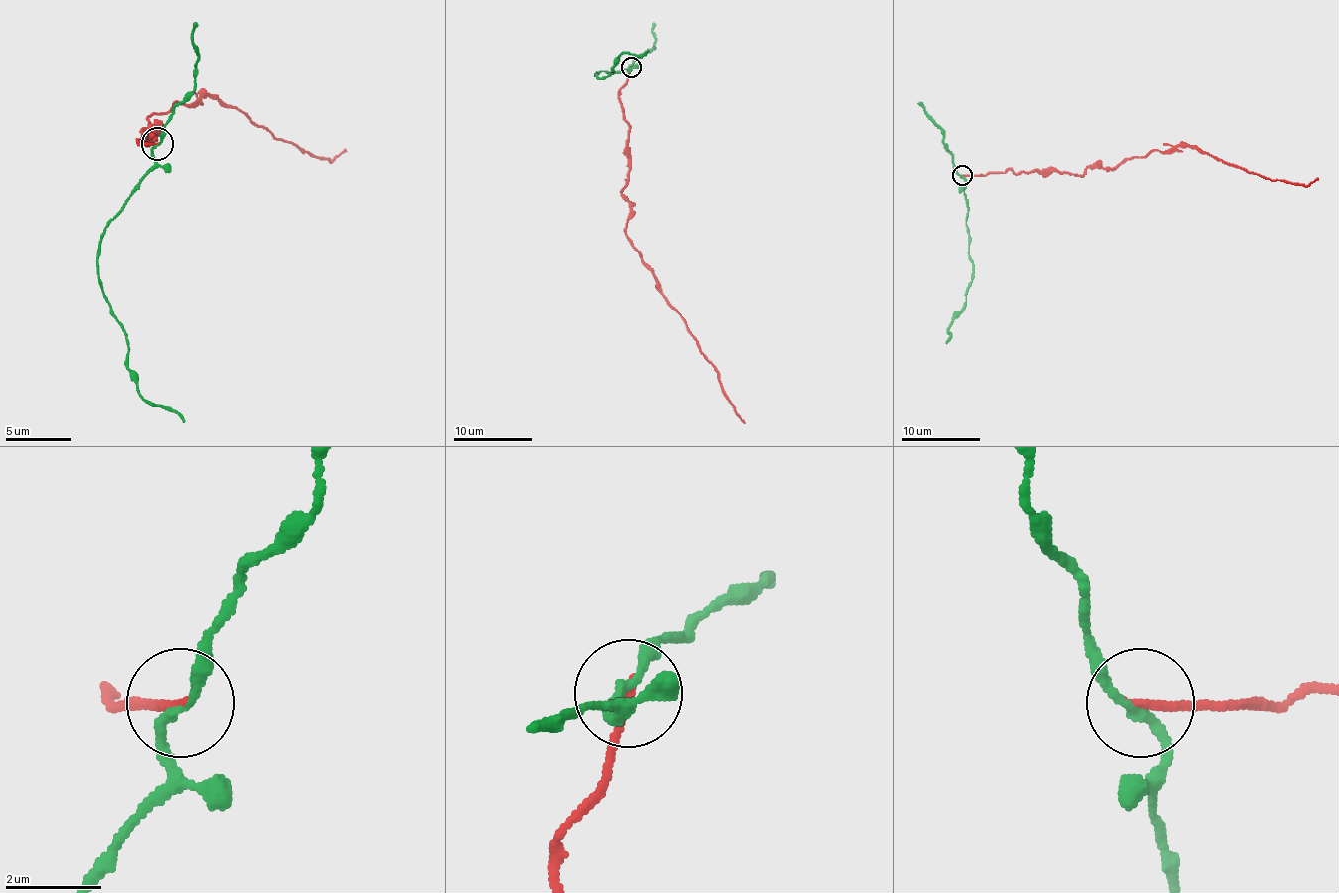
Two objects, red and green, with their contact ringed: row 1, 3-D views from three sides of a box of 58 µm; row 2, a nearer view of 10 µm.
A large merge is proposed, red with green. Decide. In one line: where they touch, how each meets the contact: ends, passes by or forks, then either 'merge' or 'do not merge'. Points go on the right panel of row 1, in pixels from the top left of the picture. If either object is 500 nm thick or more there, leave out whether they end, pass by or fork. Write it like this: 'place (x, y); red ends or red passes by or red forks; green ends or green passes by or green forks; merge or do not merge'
place (962, 175); red ends; green passes by; do not merge

